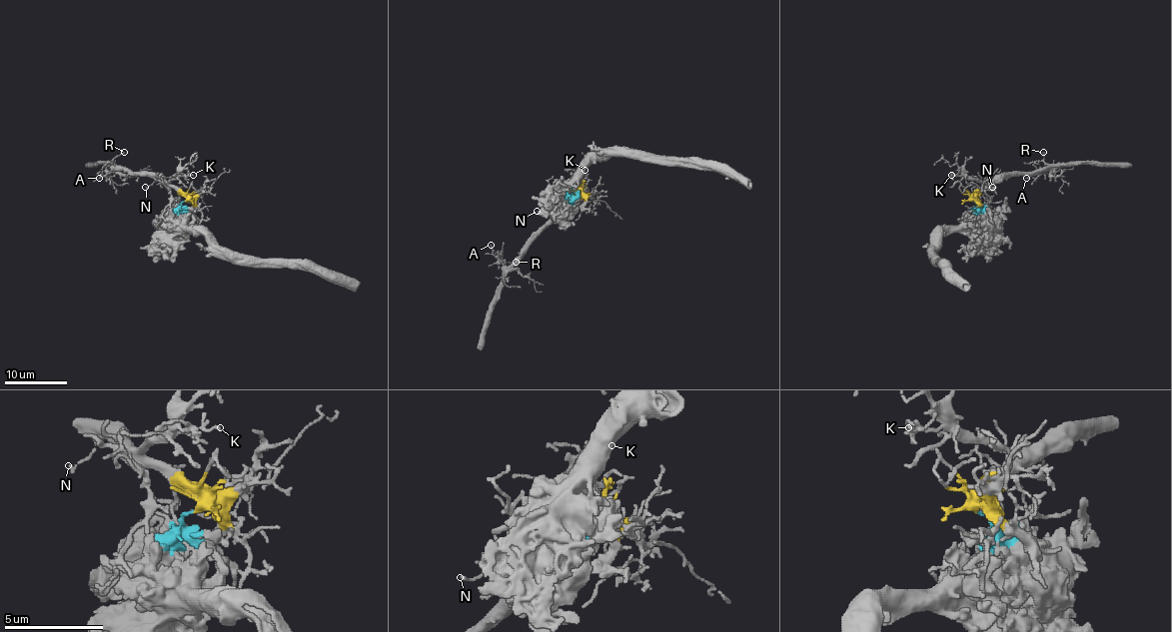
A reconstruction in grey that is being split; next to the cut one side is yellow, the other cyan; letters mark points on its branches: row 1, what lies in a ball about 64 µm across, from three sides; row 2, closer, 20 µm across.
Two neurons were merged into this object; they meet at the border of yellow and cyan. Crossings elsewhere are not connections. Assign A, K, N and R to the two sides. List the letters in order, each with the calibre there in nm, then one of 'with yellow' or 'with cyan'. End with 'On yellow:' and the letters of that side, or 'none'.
A: calibre 140 nm; with yellow
K: calibre 70 nm; with yellow
N: calibre 130 nm; with yellow
R: calibre 130 nm; with yellow
On yellow: A, K, N, R

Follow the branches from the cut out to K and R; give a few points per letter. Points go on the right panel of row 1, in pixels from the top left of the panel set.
K: (972, 202), (972, 197), (985, 185), (950, 175)
R: (972, 202), (975, 196), (1003, 179), (1035, 175), (1047, 166), (1042, 152)

